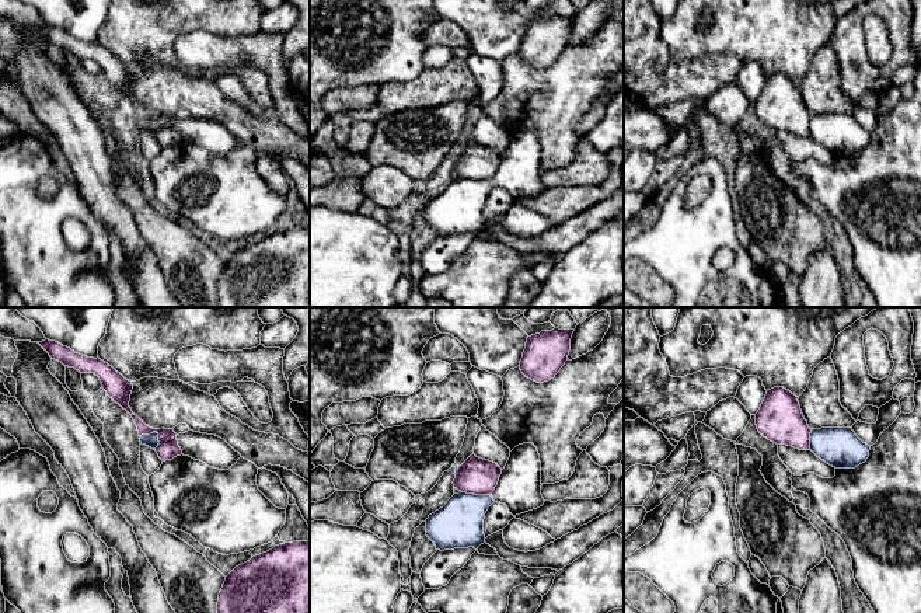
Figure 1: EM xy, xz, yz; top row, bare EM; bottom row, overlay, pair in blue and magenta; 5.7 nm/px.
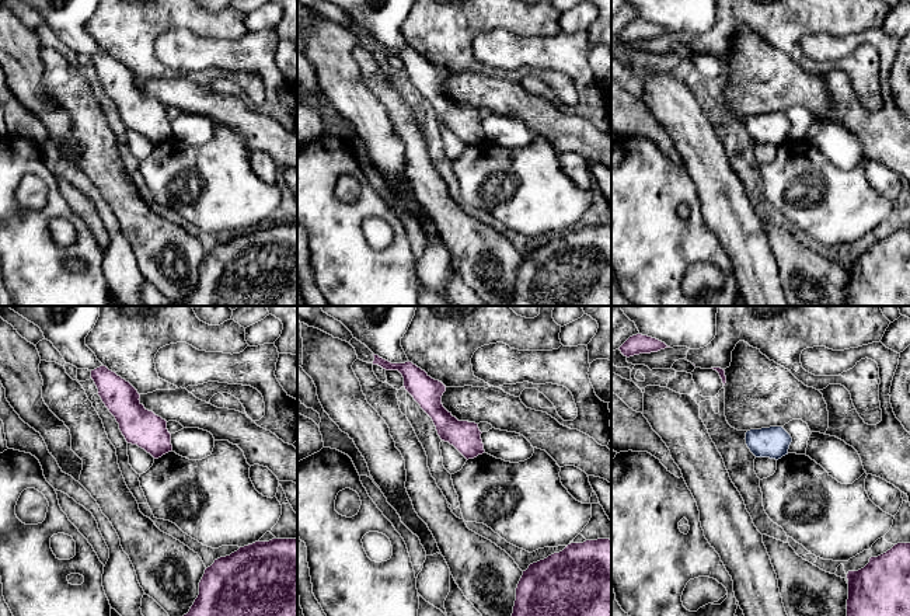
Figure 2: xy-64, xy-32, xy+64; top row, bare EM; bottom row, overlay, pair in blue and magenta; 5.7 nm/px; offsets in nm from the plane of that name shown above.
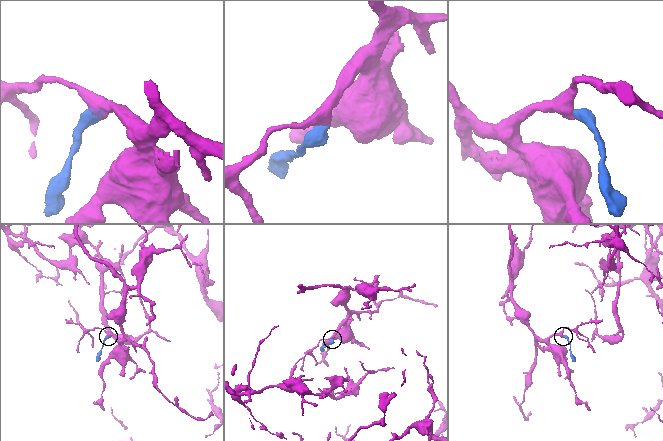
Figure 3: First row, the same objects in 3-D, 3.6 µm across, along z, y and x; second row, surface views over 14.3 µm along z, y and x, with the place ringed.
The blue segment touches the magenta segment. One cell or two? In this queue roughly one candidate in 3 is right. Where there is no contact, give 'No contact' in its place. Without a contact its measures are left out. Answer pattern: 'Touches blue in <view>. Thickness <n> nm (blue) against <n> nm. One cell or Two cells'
Touches blue in xy. Thickness 80 nm (blue) against 120 nm. Two cells

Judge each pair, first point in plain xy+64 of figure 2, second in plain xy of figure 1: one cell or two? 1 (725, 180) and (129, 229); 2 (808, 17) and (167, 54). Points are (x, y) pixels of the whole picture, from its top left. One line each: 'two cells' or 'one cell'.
1: one cell
2: one cell

